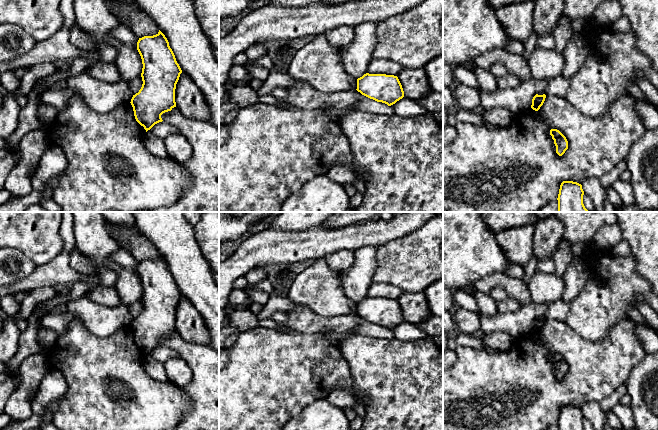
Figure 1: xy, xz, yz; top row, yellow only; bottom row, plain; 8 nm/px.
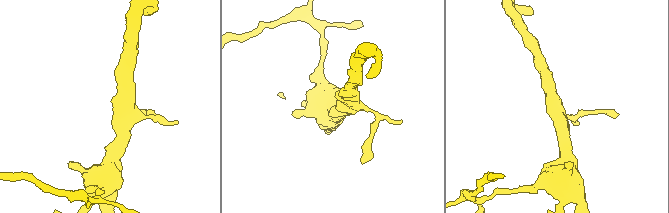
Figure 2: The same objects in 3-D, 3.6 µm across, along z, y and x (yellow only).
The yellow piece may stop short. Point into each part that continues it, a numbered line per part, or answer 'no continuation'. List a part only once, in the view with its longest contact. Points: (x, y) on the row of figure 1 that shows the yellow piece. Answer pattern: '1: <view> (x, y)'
no continuation

